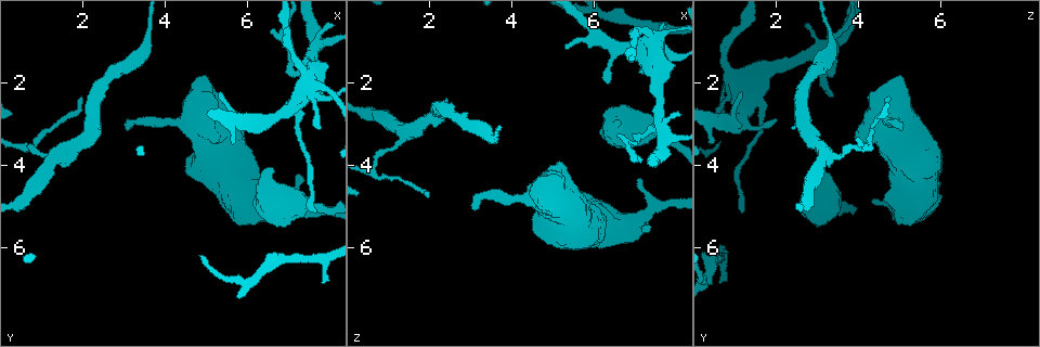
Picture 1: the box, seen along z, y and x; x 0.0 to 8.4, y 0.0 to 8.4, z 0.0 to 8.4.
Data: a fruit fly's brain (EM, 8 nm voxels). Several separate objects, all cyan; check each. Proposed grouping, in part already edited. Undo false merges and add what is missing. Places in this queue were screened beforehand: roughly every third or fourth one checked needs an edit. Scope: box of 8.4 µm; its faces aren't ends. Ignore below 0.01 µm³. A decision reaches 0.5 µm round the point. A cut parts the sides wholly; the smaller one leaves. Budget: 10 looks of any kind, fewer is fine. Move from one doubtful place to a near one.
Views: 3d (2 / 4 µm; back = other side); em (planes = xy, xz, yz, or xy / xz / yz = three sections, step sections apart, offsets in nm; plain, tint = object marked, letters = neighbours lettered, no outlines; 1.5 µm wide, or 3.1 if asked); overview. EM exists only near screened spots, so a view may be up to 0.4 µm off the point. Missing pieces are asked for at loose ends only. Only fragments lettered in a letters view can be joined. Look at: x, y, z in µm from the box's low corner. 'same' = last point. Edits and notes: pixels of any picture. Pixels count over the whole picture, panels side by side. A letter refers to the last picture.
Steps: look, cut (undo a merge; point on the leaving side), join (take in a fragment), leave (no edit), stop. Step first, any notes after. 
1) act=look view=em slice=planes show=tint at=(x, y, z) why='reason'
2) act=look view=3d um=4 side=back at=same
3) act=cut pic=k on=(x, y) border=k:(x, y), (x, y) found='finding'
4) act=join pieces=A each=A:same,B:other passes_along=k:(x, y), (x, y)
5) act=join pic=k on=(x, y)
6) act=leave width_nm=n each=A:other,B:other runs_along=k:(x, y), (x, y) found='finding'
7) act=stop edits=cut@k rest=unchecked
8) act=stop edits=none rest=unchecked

act=look view=em slice=planes show=letters at=(1.95, 2.40, 4.75) why='an open end'

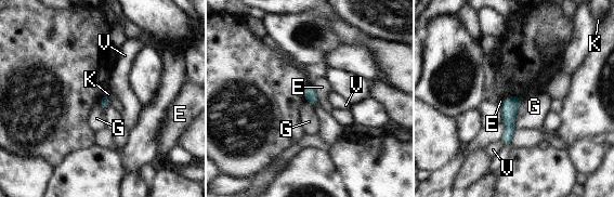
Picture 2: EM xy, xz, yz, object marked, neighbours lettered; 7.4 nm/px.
act=leave each=E:other,G:other,K:other,V:other border=2:(522, 97), (513, 128) found='no lettered fragment goes on from it'

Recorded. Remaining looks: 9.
act=look view=3d um=4 side=back at=(7.30, 4.25, 5.55) why='stops while still wide'

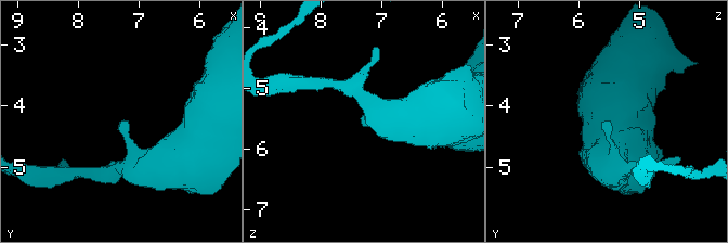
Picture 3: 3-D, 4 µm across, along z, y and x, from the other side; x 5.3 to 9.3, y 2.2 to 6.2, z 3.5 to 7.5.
act=look view=em slice=planes show=letters at=(7.30, 4.30, 5.60) why='now the EM'

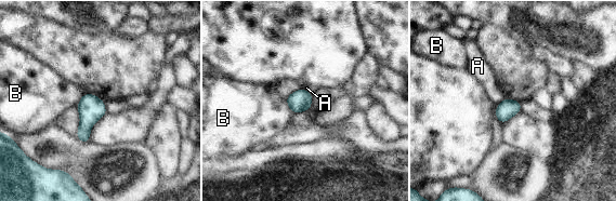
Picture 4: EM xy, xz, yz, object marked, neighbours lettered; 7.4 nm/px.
act=leave longest_contact=B:130nm each=A:other,B:other found='no lettered fragment goes on from it'

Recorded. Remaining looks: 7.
act=look view=3d um=4 at=(7.55, 1.30, 2.90) why='four or more arms meet'

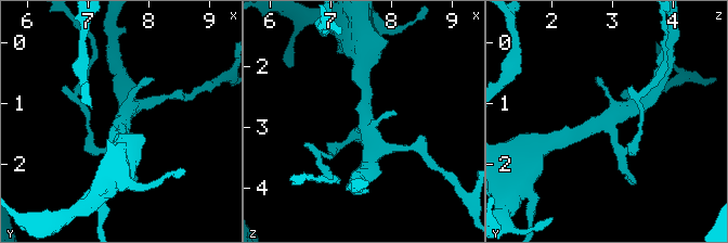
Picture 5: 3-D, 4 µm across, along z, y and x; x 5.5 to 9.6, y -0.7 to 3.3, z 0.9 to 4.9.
act=look view=em slice=yz step=4 show=letters at=(7.55, 1.30, 2.85) why='now the EM'

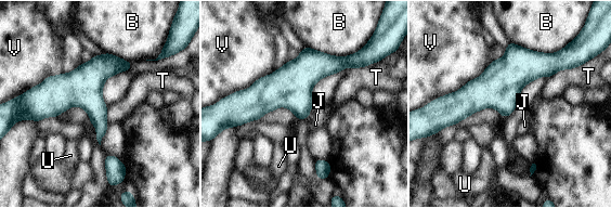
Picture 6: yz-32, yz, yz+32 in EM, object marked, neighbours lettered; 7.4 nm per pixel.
act=look view=em slice=planes show=letters at=same why='another direction'

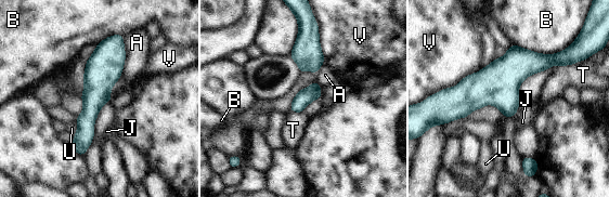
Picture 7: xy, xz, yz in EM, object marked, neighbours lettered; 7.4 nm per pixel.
act=leave each=A:other,B:other,J:other,T:other,U:other,V:other found='all the same cell'

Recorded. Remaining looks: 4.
act=look view=em slice=xy step=8 show=letters at=(7.35, 2.25, 1.40) why='two arms at a narrow angle'

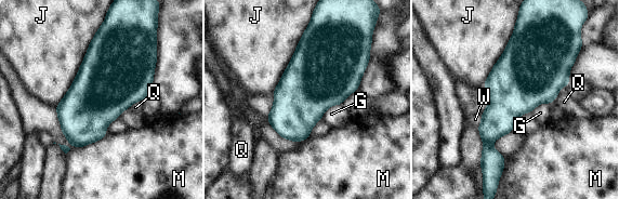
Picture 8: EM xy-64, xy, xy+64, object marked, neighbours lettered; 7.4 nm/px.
act=look view=em slice=planes show=letters at=same

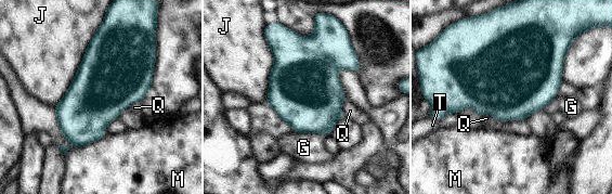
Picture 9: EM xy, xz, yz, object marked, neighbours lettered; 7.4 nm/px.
act=leave each=G:other,J:other,M:other,Q:other,T:other border=9:(101, 24), (70, 86), (54, 107) found='all the same cell'

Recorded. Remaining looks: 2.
act=stop edits=none rest=unchecked

